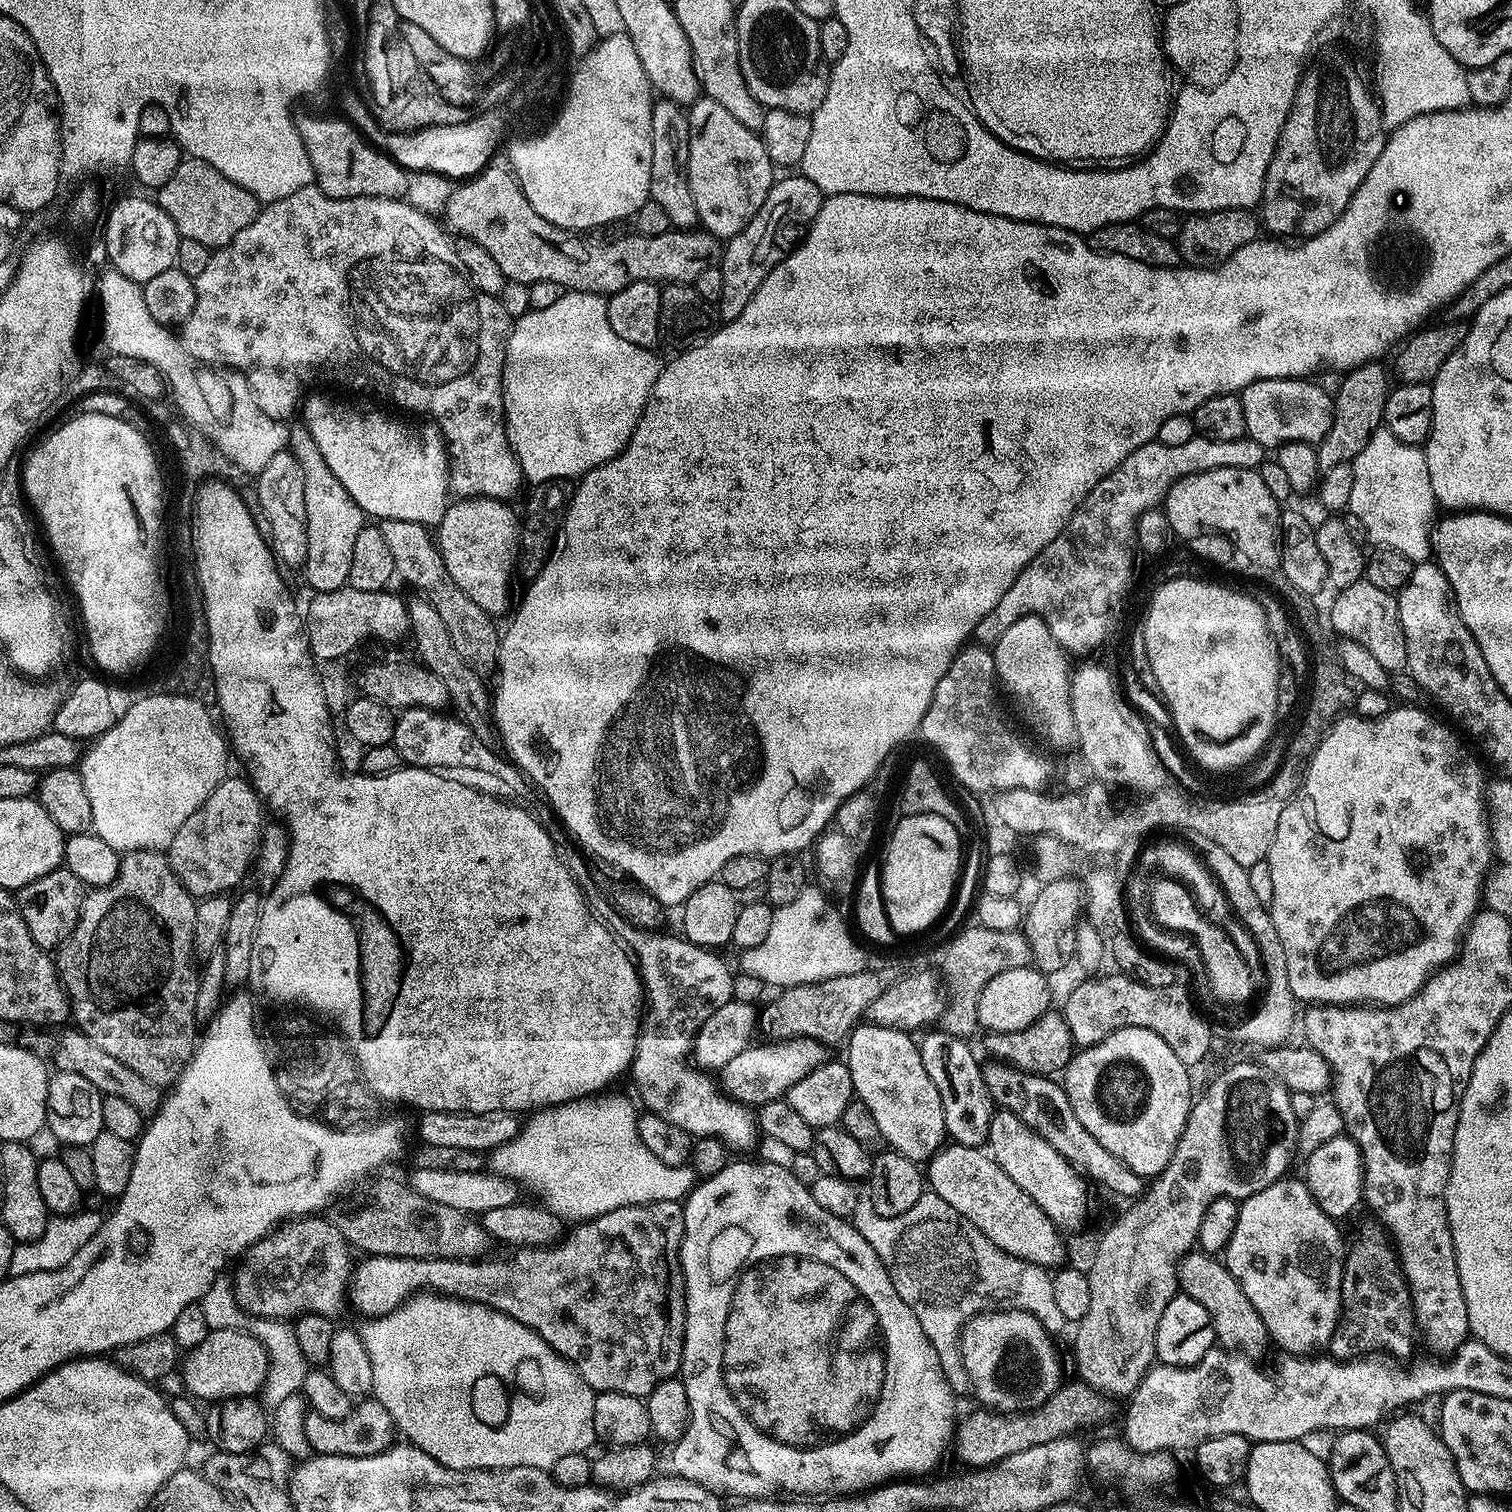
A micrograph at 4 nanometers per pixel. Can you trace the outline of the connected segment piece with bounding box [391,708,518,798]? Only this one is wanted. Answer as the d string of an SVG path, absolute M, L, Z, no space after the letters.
M405 708L399 713L391 743L398 750L401 761L413 768L430 768L433 770L458 770L458 762L464 762L464 770L467 770L470 765L474 764L474 766L478 766L478 774L483 774L485 777L494 774L494 790L504 790L504 798L511 797L516 792L517 769L511 763L503 764L496 757L498 755L495 751L488 751L463 720L460 718L450 720L444 715L446 714L441 714L430 708Z

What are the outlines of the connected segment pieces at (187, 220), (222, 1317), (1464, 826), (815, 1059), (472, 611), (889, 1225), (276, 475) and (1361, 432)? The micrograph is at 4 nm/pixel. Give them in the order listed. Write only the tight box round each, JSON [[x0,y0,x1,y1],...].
[[158,158,262,250],[199,1275,310,1410],[1267,706,1494,1006],[718,1036,829,1106],[379,520,501,674],[810,1174,1066,1393],[255,450,308,569],[1318,363,1390,469]]

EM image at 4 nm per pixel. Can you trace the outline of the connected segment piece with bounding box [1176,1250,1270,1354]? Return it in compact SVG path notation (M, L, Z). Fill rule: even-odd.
M1199 1250L1187 1252L1176 1266L1176 1282L1183 1295L1206 1306L1206 1314L1210 1314L1212 1319L1219 1347L1240 1354L1253 1354L1252 1352L1260 1352L1264 1347L1269 1347L1268 1331L1262 1318L1258 1318L1258 1310L1254 1310L1250 1298L1246 1298L1242 1286L1234 1278L1234 1274L1230 1274L1223 1259Z

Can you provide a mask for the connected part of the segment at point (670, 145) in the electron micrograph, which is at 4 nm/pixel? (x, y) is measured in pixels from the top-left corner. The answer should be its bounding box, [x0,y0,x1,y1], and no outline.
[650,99,698,230]

